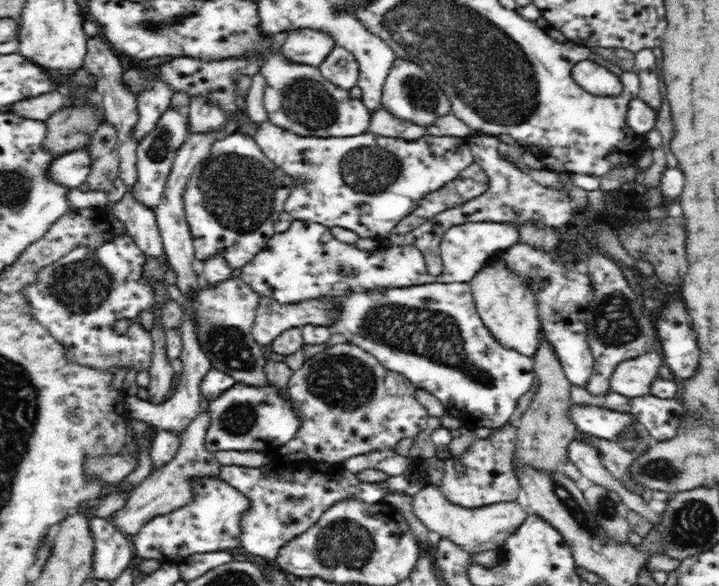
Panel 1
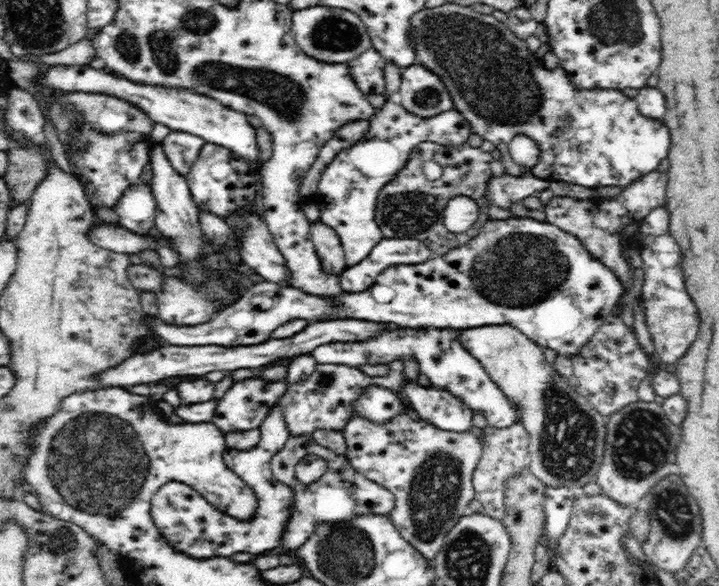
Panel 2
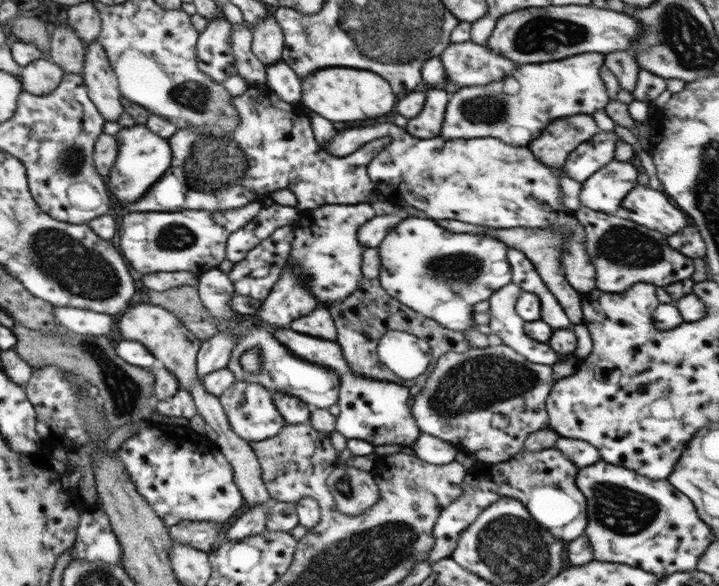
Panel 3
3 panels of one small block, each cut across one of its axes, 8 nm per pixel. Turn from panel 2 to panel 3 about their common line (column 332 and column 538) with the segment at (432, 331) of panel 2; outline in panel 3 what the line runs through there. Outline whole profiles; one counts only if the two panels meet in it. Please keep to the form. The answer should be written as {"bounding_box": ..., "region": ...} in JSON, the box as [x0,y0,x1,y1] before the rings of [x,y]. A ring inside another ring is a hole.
{"bounding_box":[484,282,579,367],"region":[[[510,282],[489,295],[487,300],[489,305],[489,322],[487,326],[484,327],[486,332],[495,334],[505,346],[512,348],[517,352],[517,355],[523,356],[525,360],[532,362],[532,364],[541,364],[551,367],[555,364],[555,361],[578,361],[579,359],[575,358],[575,355],[572,353],[569,355],[557,355],[556,352],[551,350],[551,347],[547,343],[537,342],[524,333],[524,320],[520,316],[517,316],[514,309],[517,297],[521,294],[521,291],[522,290],[516,284]]]}

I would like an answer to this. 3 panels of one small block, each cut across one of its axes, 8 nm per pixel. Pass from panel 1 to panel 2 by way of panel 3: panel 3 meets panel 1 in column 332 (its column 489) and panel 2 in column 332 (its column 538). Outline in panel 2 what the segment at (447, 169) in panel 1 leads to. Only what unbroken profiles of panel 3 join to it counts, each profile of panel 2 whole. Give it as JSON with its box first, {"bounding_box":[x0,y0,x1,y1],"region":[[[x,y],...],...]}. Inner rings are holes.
{"bounding_box":[314,102,473,268],"region":[[[385,102],[385,104],[386,106],[382,110],[377,110],[371,119],[371,130],[374,130],[374,132],[370,132],[350,148],[341,150],[338,156],[322,171],[321,181],[317,186],[318,196],[314,198],[317,207],[320,209],[319,219],[324,224],[331,226],[340,237],[340,243],[342,243],[344,249],[346,268],[364,260],[371,253],[372,248],[383,239],[380,227],[375,221],[376,198],[378,198],[384,184],[392,180],[400,168],[404,168],[412,148],[421,142],[460,146],[460,144],[466,143],[468,136],[473,133],[468,121],[458,110],[449,110],[433,117],[424,118],[408,112],[401,103]]]}

